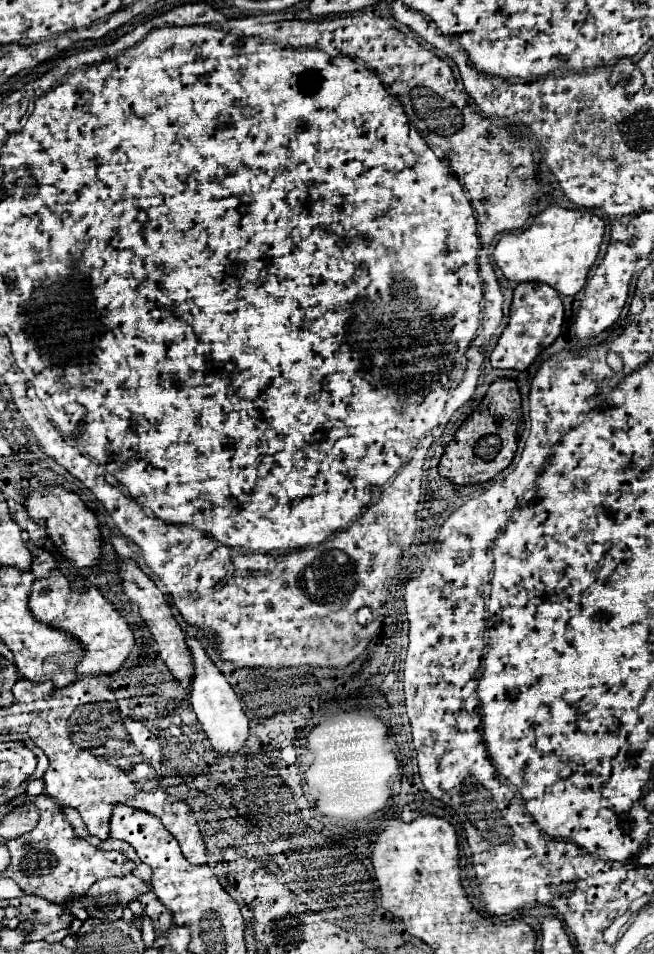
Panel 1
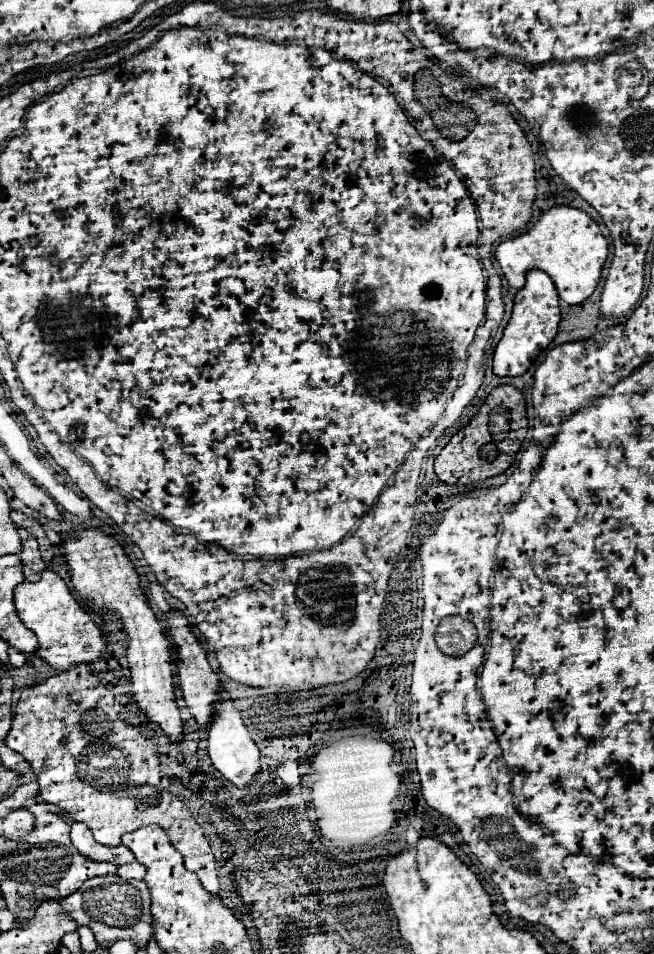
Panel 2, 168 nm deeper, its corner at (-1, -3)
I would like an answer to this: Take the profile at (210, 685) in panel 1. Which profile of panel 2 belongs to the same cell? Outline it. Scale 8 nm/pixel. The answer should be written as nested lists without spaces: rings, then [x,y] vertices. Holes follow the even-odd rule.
[[[221,690],[219,696],[223,698],[221,702],[215,704],[215,716],[213,722],[209,726],[209,756],[215,764],[215,768],[229,780],[233,782],[237,788],[245,788],[249,784],[253,784],[255,776],[261,772],[261,752],[257,748],[257,744],[251,740],[249,730],[245,728],[239,710],[233,706],[233,700],[227,698],[227,692]]]

